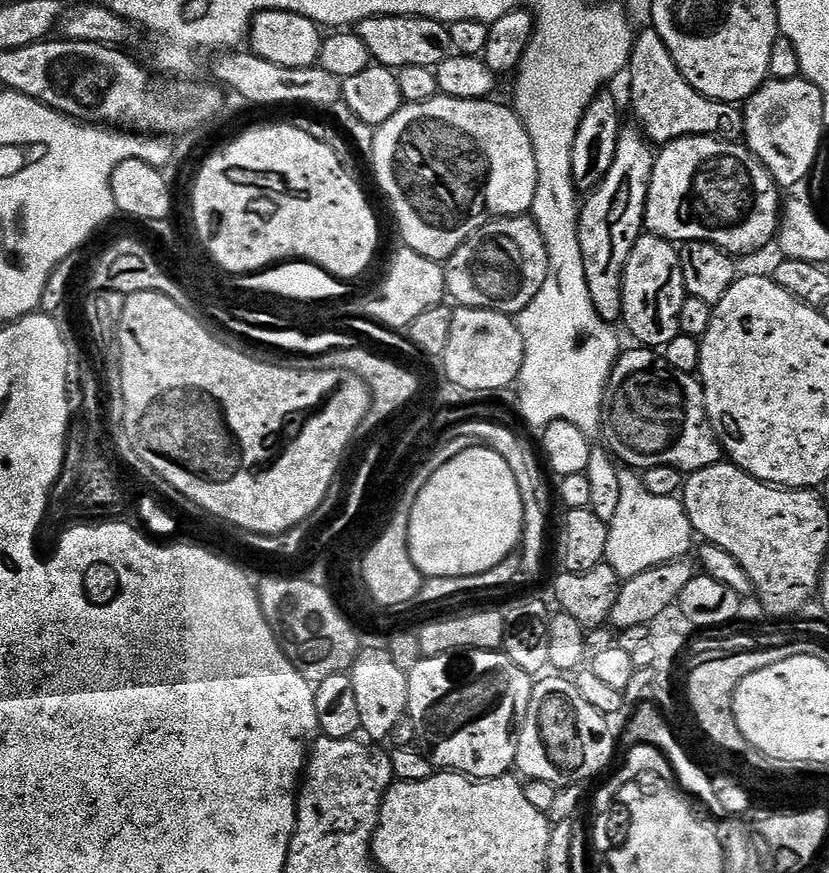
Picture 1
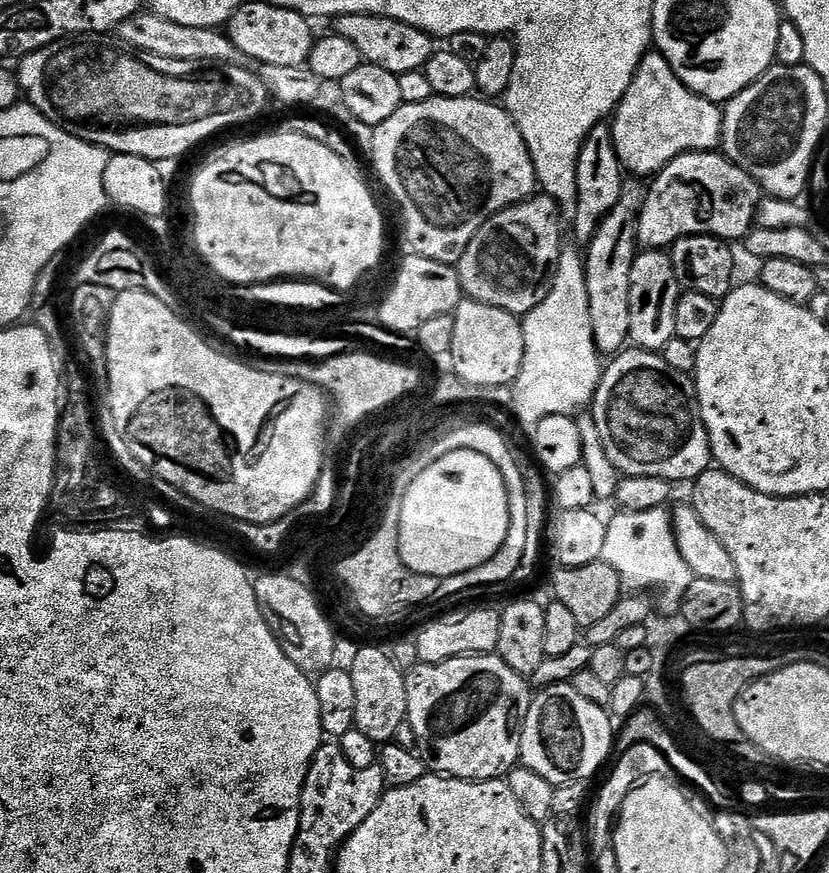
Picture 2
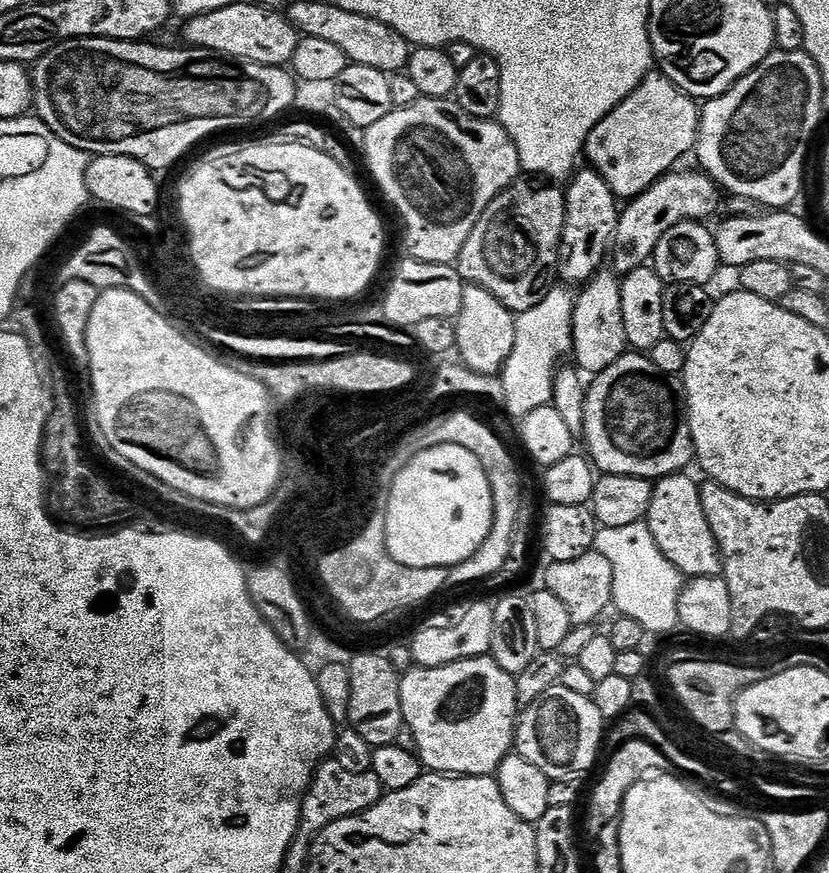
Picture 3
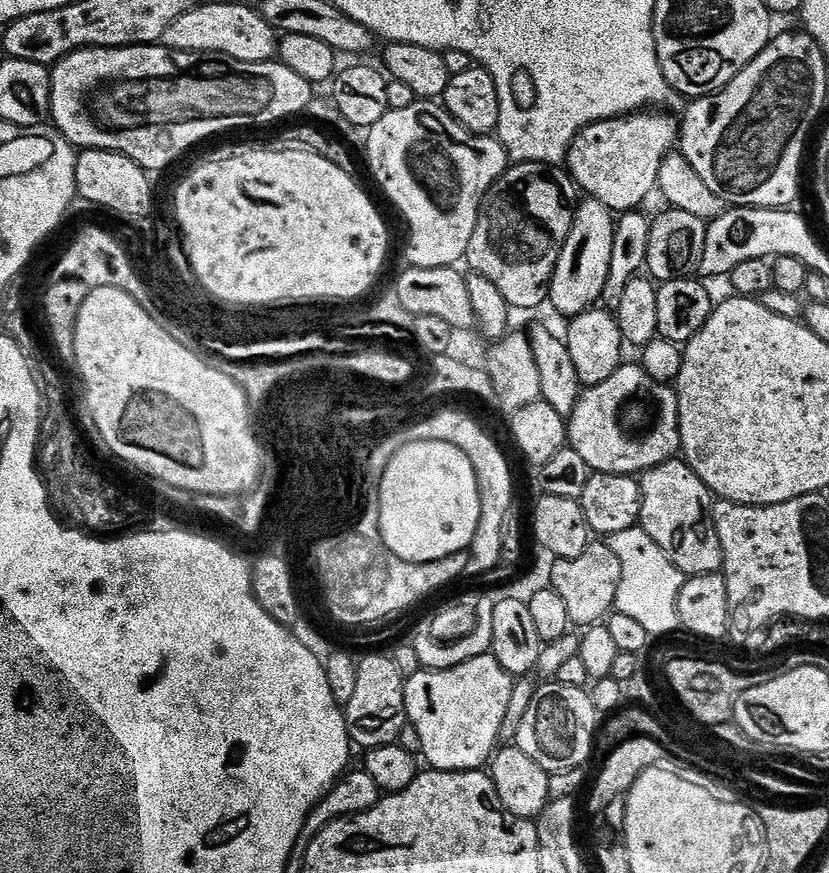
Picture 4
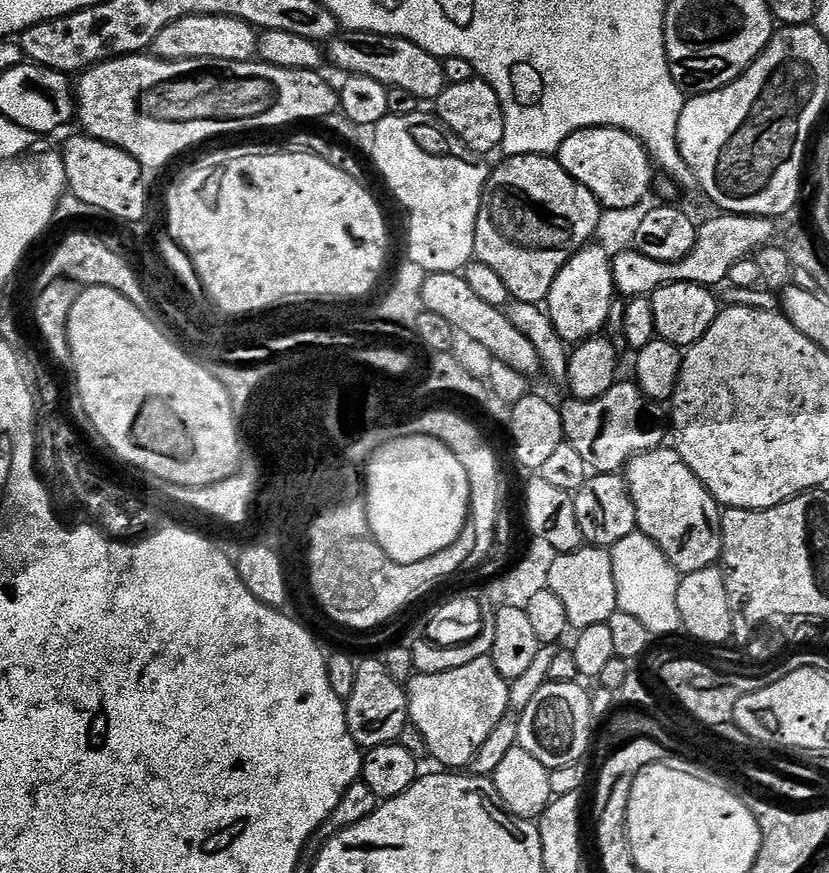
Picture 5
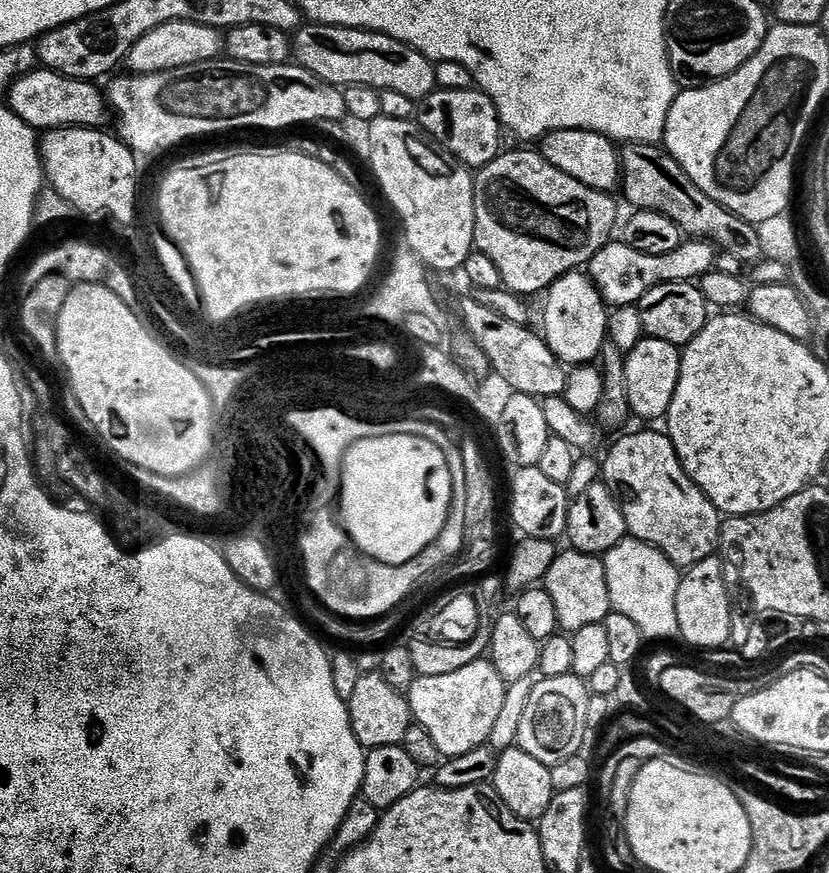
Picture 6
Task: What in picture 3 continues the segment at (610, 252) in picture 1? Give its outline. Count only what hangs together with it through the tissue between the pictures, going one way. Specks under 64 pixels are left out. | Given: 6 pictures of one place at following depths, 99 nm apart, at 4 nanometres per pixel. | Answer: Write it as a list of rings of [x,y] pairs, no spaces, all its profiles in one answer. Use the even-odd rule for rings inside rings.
[[[601,270],[583,287],[581,296],[577,295],[572,309],[572,347],[575,363],[585,373],[605,372],[629,347],[626,326],[622,322],[622,280],[615,271]]]

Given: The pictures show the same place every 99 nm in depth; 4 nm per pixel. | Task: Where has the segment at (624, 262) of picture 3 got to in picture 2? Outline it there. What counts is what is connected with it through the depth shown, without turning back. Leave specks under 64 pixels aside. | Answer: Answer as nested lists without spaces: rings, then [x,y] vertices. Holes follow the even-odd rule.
[[[719,151],[687,152],[656,173],[644,193],[644,205],[636,223],[636,242],[644,250],[664,250],[683,236],[717,236],[725,242],[743,241],[754,227],[755,210],[762,199],[762,189],[746,170]]]

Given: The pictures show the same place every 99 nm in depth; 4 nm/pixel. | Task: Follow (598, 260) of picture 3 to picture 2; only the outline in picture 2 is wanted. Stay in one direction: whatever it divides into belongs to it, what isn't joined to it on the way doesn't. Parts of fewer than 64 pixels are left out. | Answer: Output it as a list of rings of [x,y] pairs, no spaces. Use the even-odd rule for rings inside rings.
[[[608,126],[595,128],[584,139],[580,148],[578,162],[576,163],[576,181],[578,182],[578,198],[576,199],[576,215],[571,217],[570,224],[576,231],[575,243],[580,246],[587,245],[598,229],[608,211],[618,202],[626,183],[622,175],[620,160],[612,145],[612,129]]]

